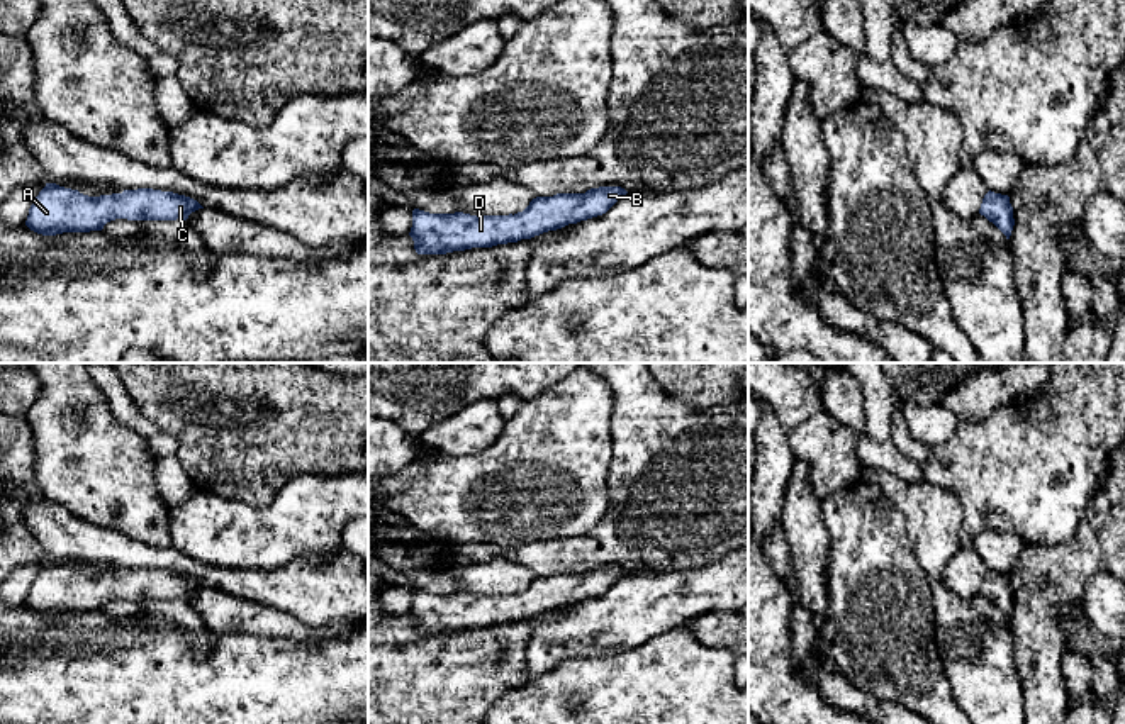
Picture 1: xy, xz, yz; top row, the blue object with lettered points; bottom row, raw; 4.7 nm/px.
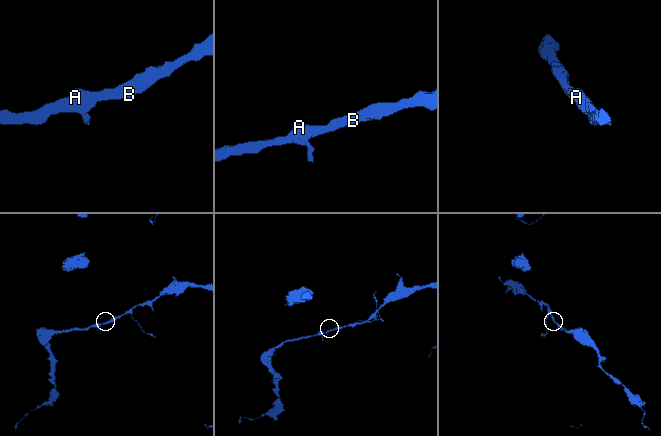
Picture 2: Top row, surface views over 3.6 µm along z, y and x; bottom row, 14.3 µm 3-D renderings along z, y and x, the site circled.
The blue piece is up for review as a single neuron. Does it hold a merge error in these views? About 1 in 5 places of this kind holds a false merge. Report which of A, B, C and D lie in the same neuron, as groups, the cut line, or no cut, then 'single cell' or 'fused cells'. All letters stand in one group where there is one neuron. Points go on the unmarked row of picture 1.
A B C D | no cut | single cell

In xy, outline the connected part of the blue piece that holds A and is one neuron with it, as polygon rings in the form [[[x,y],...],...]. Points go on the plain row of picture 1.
[[[46,563],[29,588],[25,605],[42,615],[63,612],[102,610],[104,605],[115,599],[127,600],[187,600],[188,595],[204,588],[197,580],[173,571],[153,568],[124,570],[122,573],[88,576],[78,570],[64,568],[56,563]]]

